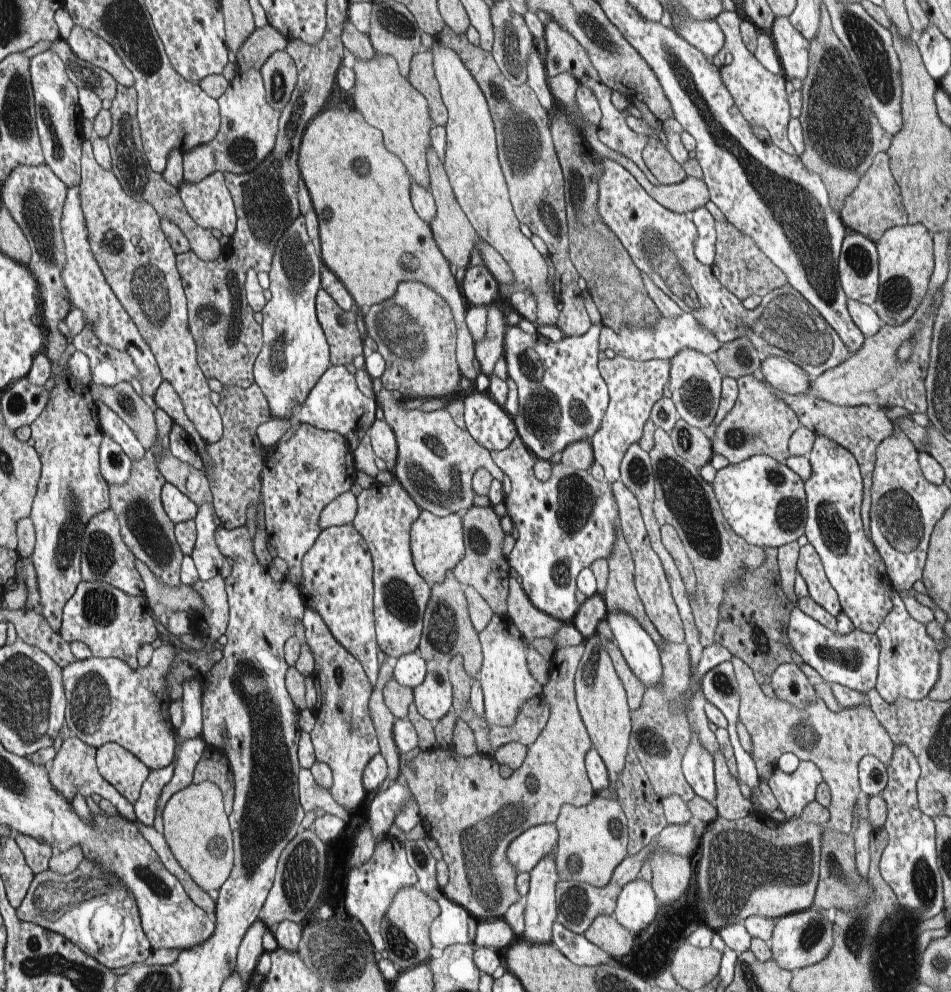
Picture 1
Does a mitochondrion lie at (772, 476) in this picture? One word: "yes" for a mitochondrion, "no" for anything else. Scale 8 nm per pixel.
yes

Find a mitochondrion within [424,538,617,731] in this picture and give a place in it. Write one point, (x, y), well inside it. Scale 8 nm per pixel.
(444, 625)

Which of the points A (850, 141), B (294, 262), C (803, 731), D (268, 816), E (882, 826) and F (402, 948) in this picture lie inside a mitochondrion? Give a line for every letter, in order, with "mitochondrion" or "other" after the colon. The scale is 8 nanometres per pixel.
A: mitochondrion
B: mitochondrion
C: mitochondrion
D: mitochondrion
E: other
F: mitochondrion

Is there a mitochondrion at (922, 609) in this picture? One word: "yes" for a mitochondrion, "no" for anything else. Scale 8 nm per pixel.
no

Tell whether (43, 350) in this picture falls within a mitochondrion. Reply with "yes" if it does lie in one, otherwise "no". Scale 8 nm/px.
no

